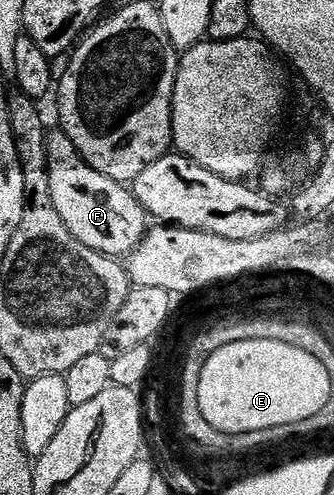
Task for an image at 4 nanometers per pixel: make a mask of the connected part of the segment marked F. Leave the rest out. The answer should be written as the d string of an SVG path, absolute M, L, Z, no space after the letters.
M63 129L48 131L46 165L48 166L48 192L58 217L66 229L82 245L103 255L127 257L140 246L150 230L150 216L142 204L132 196L125 184L114 181L94 169L78 153L74 141Z

